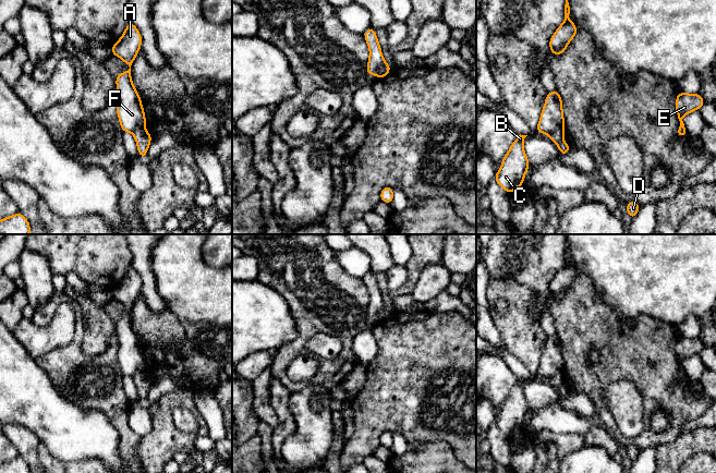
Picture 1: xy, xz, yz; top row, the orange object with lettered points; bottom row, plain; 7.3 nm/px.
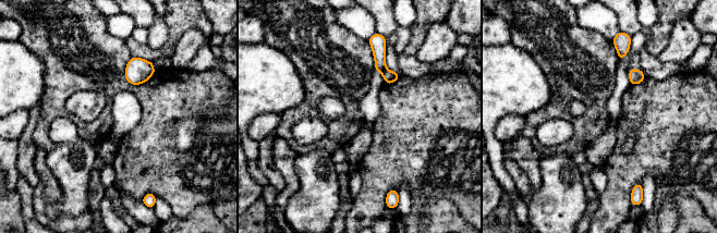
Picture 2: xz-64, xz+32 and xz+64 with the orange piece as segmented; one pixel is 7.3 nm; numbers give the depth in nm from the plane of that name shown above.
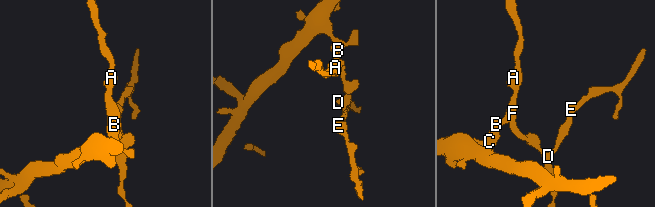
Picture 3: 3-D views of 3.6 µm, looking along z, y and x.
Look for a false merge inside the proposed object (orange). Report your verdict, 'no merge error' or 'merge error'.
merge error

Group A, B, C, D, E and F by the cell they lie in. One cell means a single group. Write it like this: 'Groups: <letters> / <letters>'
Groups: A B C F / D E

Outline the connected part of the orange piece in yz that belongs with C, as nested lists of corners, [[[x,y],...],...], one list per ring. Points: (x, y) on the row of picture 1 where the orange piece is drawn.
[[[518,135],[501,162],[495,181],[509,194],[523,184],[525,172],[531,166],[524,153],[523,141],[527,135]]]

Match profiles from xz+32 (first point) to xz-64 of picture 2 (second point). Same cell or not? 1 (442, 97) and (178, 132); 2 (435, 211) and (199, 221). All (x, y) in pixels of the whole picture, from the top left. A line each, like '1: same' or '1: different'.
1: different
2: same

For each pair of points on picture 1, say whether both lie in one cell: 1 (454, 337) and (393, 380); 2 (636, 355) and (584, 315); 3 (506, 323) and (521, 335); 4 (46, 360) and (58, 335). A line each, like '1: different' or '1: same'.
1: same
2: same
3: same
4: different

